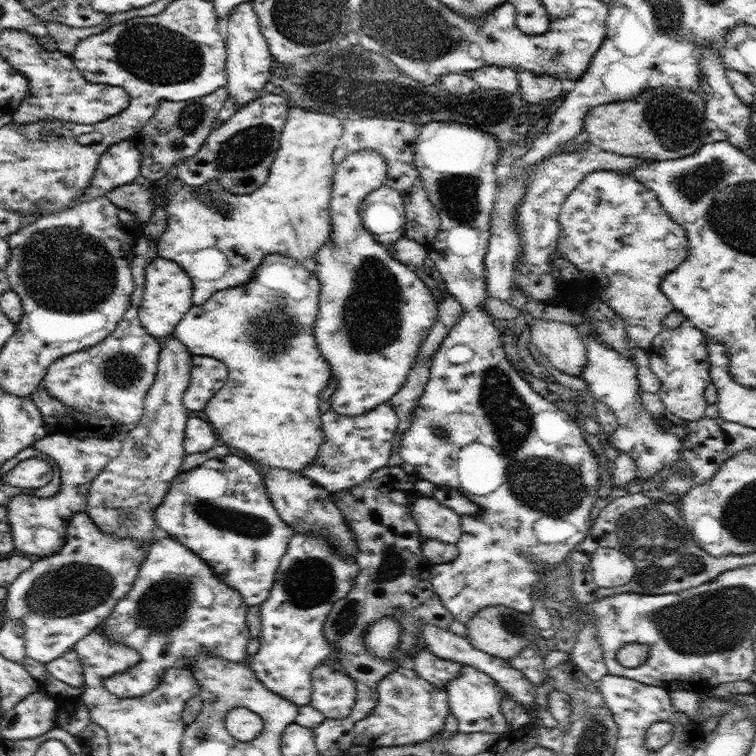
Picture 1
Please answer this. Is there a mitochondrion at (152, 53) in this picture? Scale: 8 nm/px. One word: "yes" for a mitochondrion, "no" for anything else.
yes

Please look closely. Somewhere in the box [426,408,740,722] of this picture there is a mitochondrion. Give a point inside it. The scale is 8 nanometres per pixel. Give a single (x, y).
(664, 556)

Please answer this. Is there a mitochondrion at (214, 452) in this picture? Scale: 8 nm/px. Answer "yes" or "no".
no

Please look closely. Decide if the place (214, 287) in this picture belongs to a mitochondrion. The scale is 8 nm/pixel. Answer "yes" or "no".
no

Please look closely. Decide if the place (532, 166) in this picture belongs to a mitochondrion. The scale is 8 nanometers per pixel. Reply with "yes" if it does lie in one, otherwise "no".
no

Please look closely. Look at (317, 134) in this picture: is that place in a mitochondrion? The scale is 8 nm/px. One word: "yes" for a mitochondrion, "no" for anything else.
no

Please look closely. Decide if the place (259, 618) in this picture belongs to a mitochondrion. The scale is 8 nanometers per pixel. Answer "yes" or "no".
no

